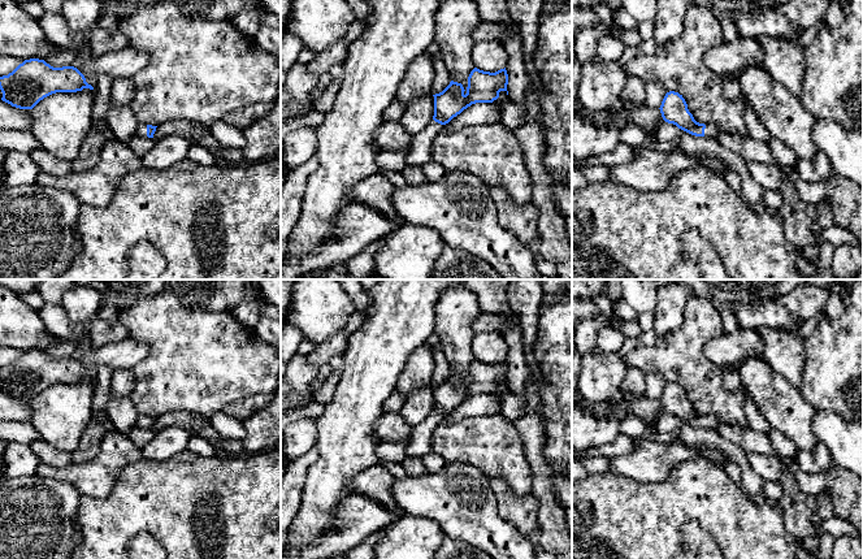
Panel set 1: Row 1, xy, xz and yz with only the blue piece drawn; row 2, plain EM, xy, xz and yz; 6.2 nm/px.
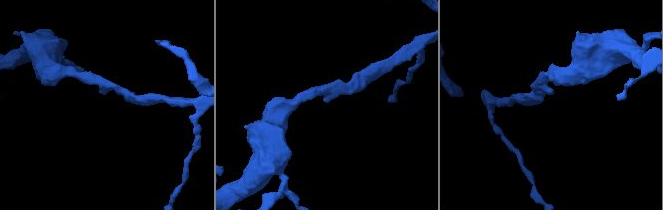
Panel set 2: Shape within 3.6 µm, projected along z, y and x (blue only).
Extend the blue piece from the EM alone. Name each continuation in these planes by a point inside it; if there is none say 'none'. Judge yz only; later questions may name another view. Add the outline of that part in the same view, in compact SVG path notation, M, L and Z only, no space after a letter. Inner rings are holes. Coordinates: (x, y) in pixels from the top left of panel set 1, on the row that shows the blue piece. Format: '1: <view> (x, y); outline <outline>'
1: yz (711, 130); outline M706 124L706 129L704 129L704 136L706 138L717 138L717 135L721 133L721 130L712 125L712 124Z

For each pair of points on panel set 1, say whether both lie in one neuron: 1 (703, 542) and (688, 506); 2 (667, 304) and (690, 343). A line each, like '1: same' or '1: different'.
1: different
2: different

